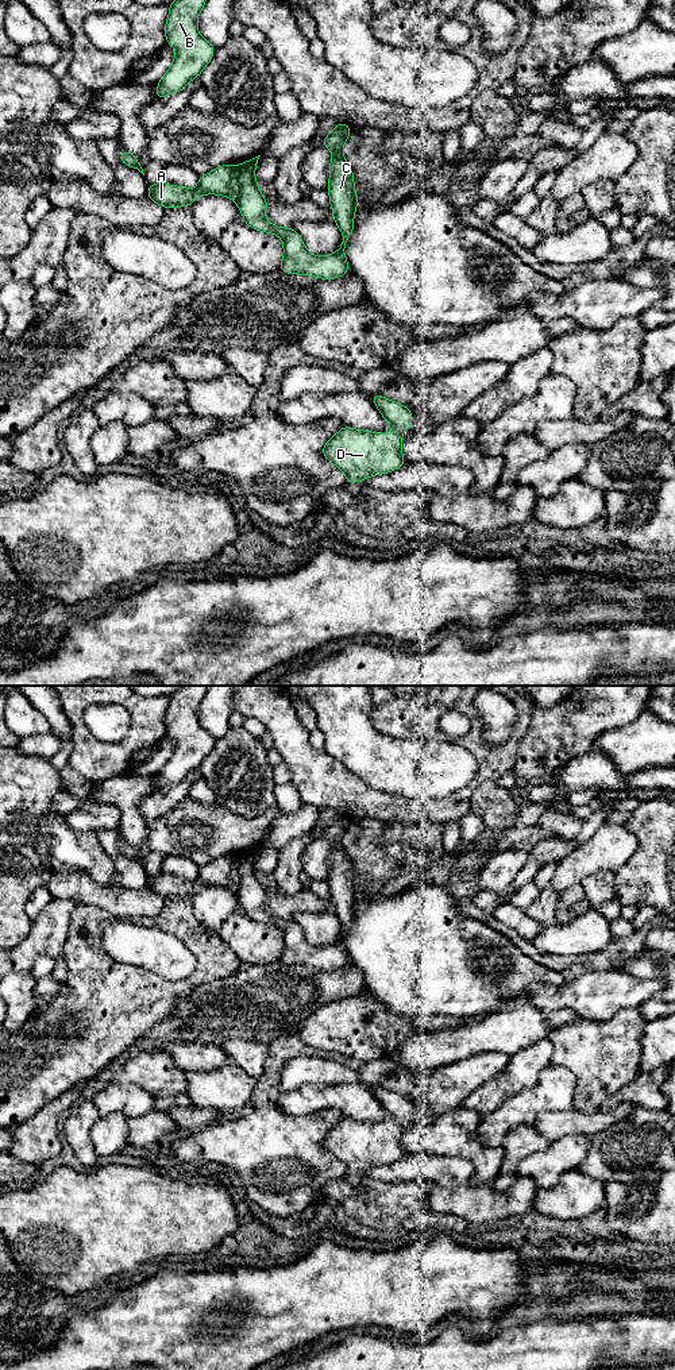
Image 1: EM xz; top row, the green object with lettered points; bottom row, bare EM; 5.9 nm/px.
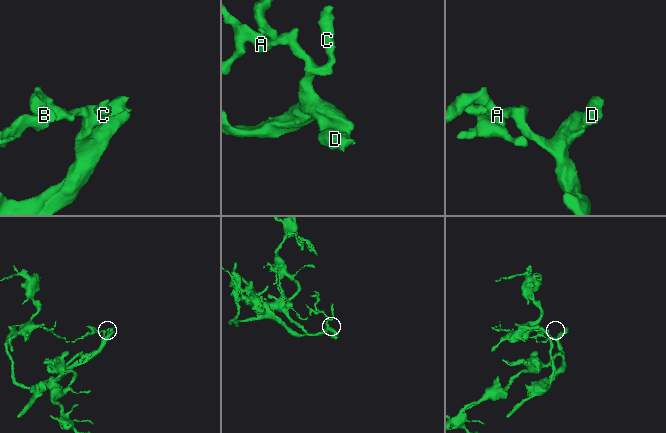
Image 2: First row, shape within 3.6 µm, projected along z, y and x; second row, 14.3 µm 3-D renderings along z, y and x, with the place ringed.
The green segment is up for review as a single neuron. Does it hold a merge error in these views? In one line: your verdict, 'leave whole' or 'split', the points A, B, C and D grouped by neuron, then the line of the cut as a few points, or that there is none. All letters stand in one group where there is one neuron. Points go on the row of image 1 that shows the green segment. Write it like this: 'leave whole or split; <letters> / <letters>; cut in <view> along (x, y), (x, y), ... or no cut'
split; A B / C D; cut in xz along (238, 166), (239, 196), (236, 201)

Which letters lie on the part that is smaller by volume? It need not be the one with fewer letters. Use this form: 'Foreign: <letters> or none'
Foreign: A, B

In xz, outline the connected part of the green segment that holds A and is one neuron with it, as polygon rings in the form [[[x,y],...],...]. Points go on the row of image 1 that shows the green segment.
[[[223,165],[209,174],[200,175],[196,189],[170,186],[163,180],[159,184],[147,184],[147,197],[163,208],[188,207],[201,194],[220,194],[238,201],[239,169],[235,165]]]

